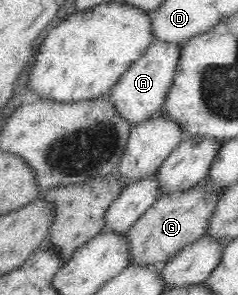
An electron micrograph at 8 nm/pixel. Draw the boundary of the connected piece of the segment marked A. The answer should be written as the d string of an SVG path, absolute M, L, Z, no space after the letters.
M153 40L144 53L119 75L106 96L120 120L124 120L132 128L160 113L164 94L172 81L179 51L180 46L176 44L164 44Z

